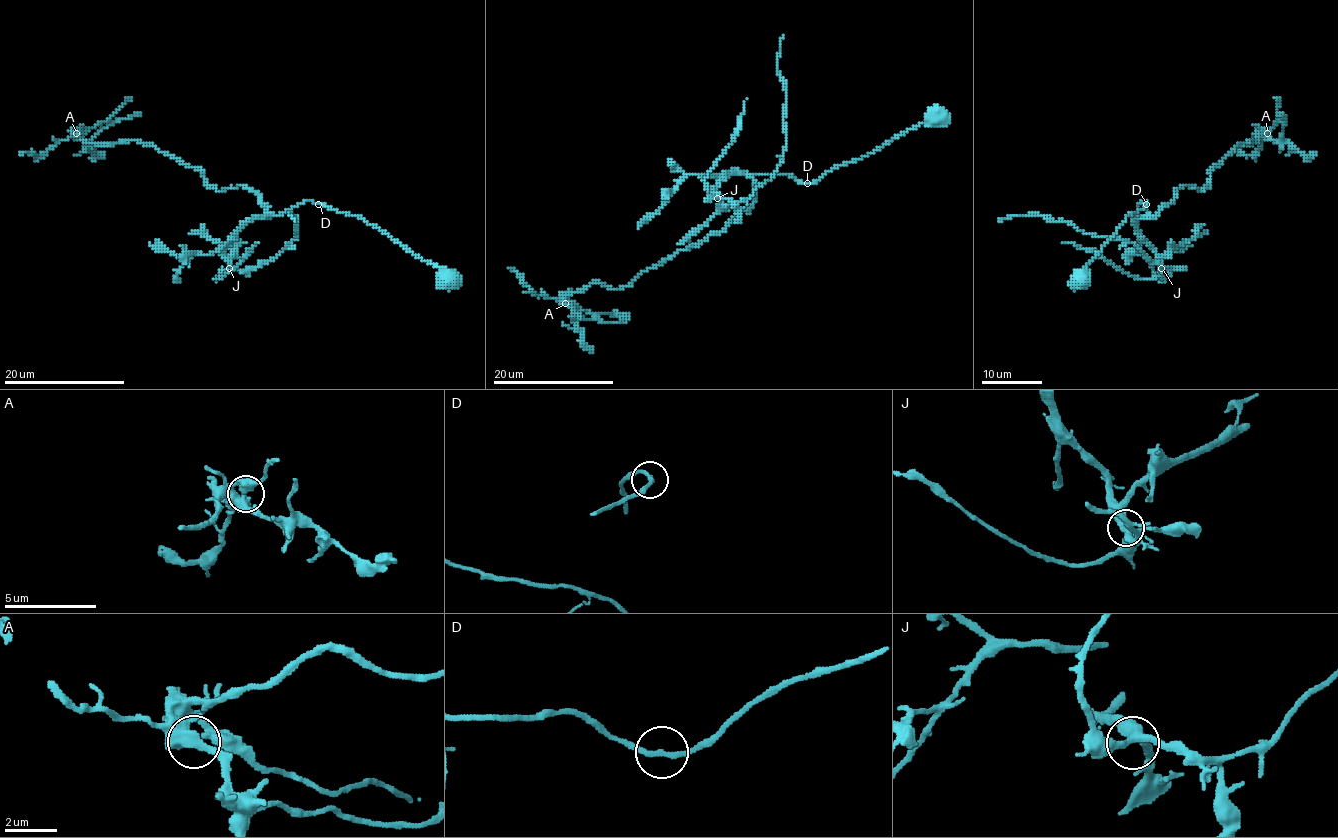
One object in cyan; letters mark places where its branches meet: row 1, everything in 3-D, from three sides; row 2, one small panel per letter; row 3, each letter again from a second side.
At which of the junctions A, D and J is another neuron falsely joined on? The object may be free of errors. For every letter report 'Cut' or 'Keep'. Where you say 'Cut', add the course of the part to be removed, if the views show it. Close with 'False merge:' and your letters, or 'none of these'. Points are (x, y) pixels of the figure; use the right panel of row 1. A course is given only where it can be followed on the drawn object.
A: Keep
D: Keep
J: Keep
False merge: none of these

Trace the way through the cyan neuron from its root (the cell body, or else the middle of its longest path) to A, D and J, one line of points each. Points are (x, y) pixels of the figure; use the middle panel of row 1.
A: (935, 112), (813, 183), (785, 173), (754, 175), (754, 204), (723, 229), (624, 287), (590, 282), (565, 303)
D: (935, 112), (932, 110), (924, 122), (897, 134), (873, 152), (835, 166), (819, 180), (807, 183)
J: (935, 112), (873, 152), (835, 166), (813, 183), (785, 173), (731, 173), (713, 190), (717, 198)

